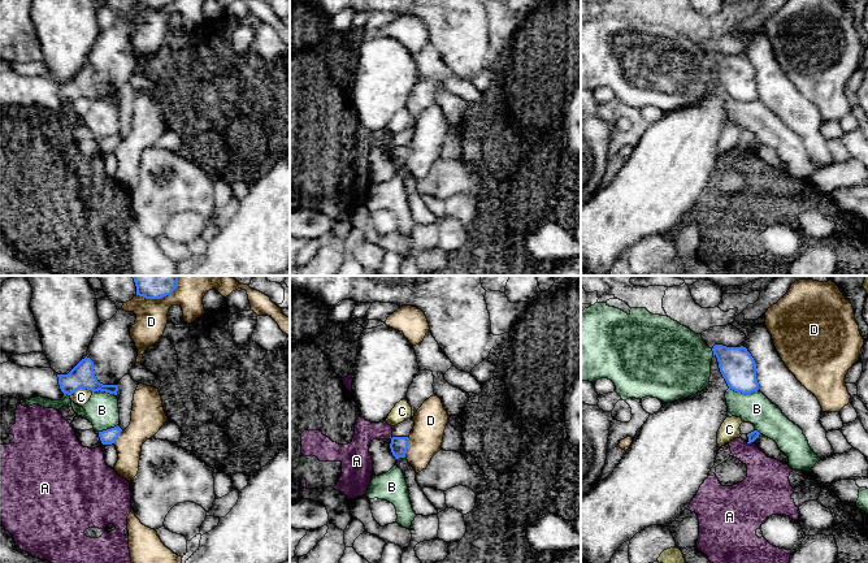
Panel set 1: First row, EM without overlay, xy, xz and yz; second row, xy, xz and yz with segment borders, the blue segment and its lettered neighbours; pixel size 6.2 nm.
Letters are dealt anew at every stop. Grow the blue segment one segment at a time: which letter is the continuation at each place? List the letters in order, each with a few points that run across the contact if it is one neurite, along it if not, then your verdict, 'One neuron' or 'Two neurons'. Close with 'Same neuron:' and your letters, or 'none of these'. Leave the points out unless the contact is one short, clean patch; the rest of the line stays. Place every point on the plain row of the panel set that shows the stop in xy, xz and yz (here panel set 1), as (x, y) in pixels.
A: Line: yz (753, 150), (746, 151). Two neurons
B: Two neurons
C: Line: xy (91, 99), (77, 98), (70, 104). Two neurons
D: Two neurons
Same neuron: none of these

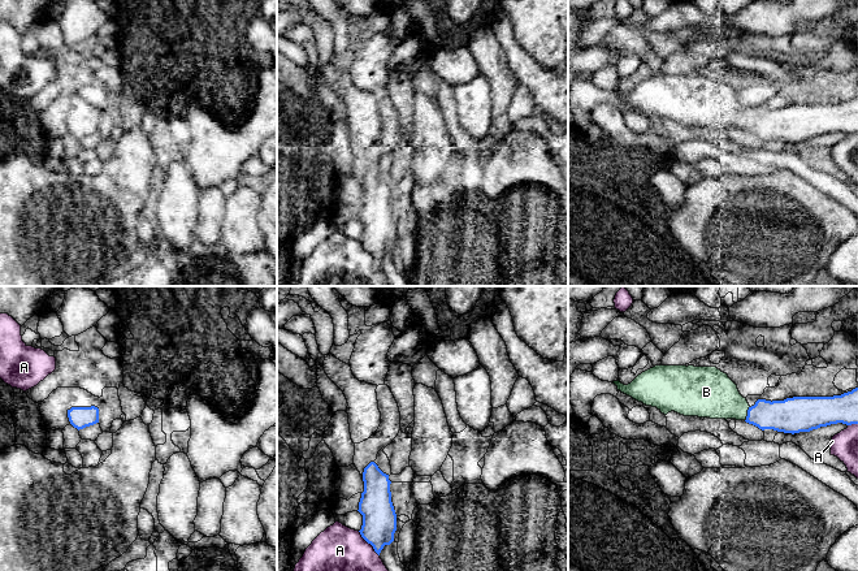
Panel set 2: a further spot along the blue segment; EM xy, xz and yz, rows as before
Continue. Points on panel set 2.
A: Two neurons
B: Line: yz (788, 124), (748, 122), (713, 103). One neuron
Same neuron: B

